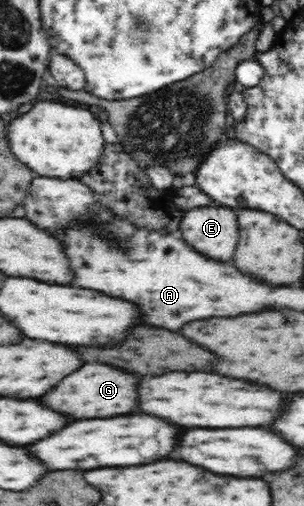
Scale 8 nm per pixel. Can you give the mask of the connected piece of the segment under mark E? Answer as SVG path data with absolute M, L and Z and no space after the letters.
M192 208L181 222L181 238L197 252L215 258L231 260L237 248L237 216L229 208Z

